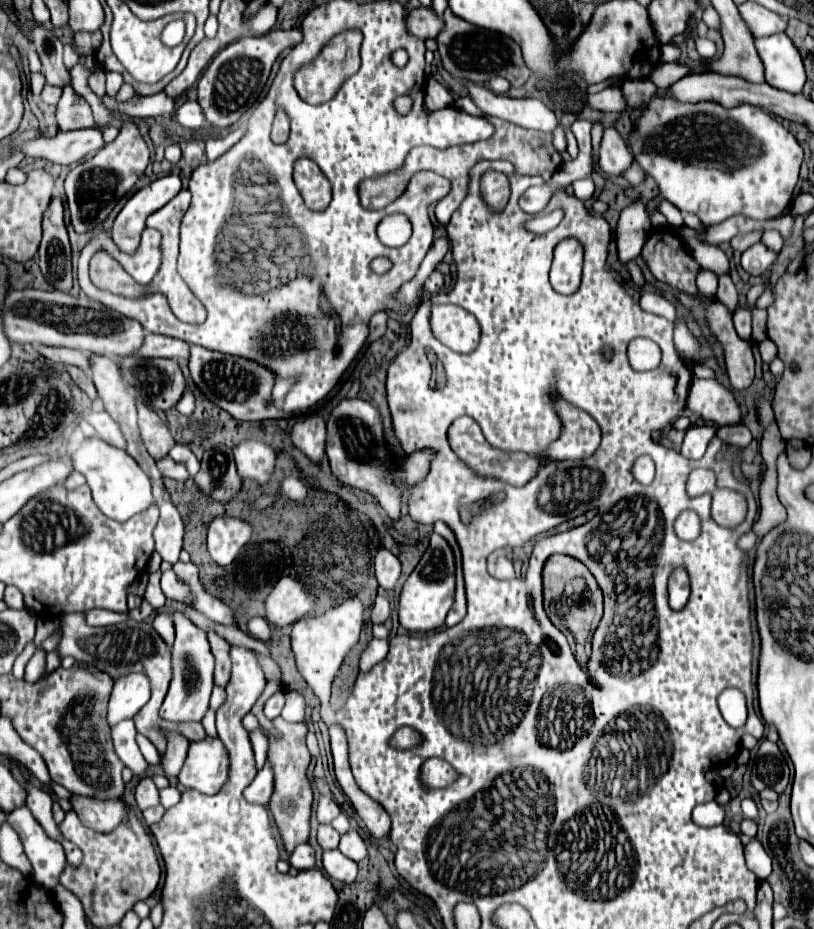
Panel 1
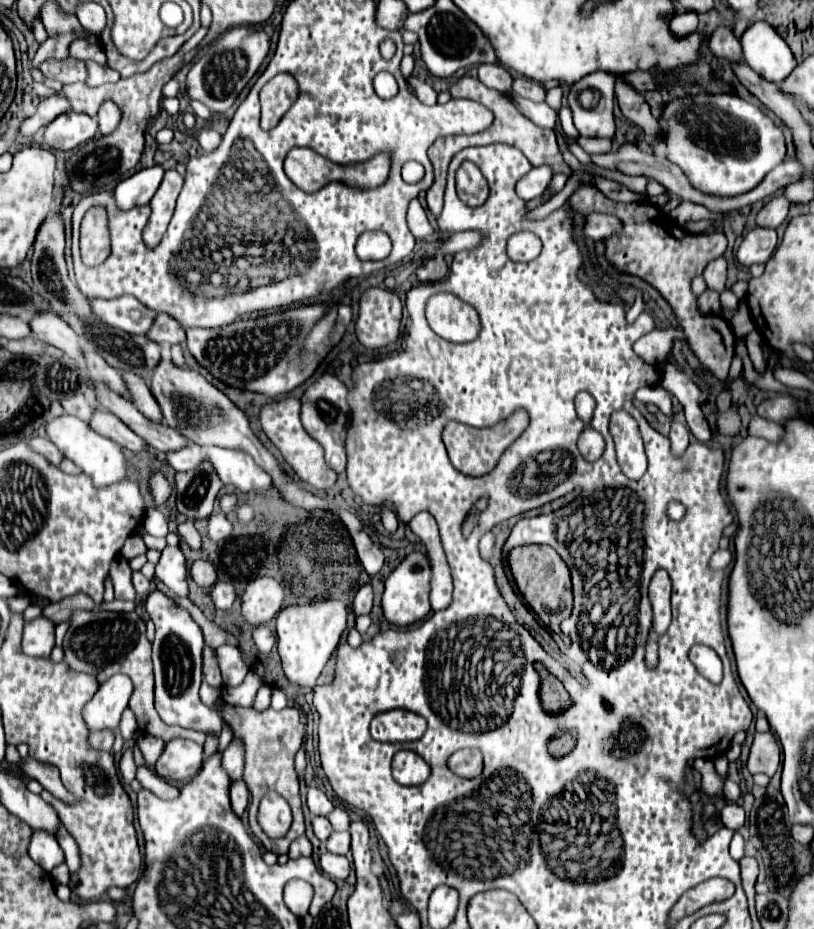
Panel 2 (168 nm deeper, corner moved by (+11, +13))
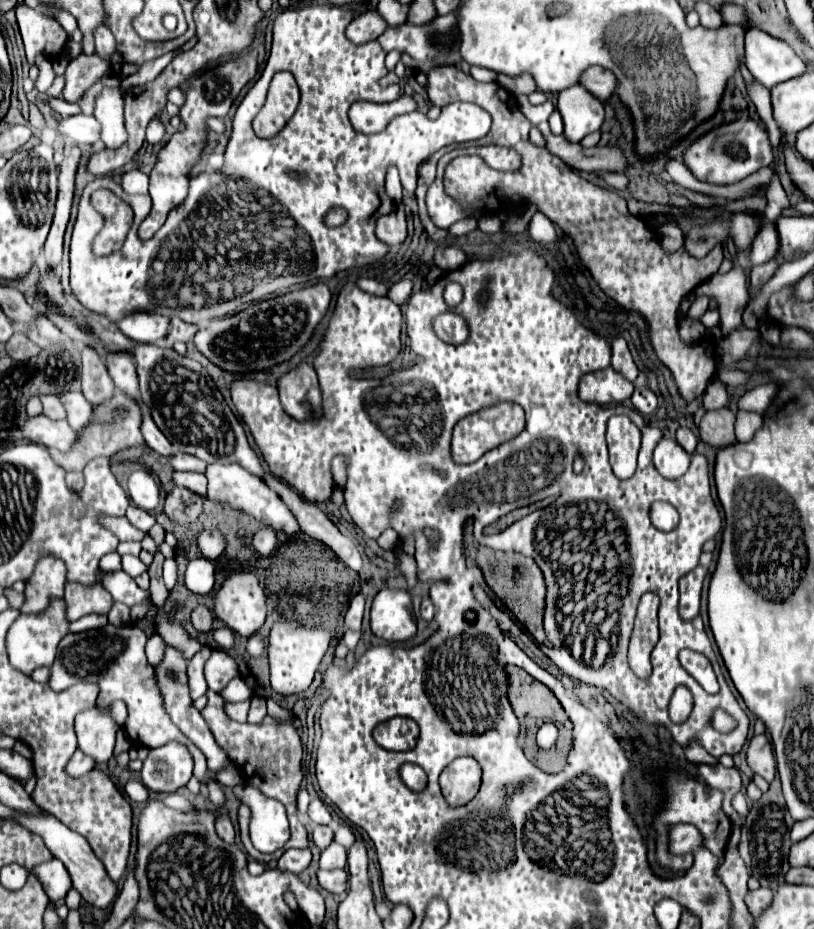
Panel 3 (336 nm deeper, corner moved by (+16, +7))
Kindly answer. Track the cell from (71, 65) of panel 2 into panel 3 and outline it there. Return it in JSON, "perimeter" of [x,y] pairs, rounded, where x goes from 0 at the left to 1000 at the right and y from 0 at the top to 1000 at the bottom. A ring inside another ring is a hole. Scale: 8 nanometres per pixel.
{"perimeter":[[[98,58],[96,62],[86,65],[84,73],[81,73],[81,93],[76,99],[76,105],[81,110],[96,110],[101,105],[101,101],[118,88],[123,86],[130,78],[135,75],[135,69],[130,65],[125,65],[118,58]]]}

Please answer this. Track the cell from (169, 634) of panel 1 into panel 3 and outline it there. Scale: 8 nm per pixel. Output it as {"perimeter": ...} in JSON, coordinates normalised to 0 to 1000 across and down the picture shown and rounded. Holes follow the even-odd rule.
{"perimeter":[[[187,682],[187,685],[182,687],[182,691],[179,691],[179,706],[182,706],[182,713],[184,713],[187,717],[192,717],[199,704],[201,704],[201,689],[199,689],[194,682]]]}

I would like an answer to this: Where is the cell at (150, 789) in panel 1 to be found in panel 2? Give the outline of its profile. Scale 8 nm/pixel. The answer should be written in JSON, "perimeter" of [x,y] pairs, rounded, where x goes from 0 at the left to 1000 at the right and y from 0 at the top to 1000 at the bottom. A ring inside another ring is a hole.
{"perimeter":[[[156,805],[156,807],[151,809],[151,814],[149,814],[149,820],[146,820],[146,831],[149,831],[149,835],[151,835],[151,840],[154,840],[156,844],[166,837],[166,829],[168,829],[168,825],[166,825],[166,820],[163,820],[163,809]]]}

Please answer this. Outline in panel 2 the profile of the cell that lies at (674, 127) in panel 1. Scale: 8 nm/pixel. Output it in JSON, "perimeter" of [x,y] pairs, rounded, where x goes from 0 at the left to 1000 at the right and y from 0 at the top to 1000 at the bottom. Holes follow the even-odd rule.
{"perimeter":[[[859,101],[849,103],[846,108],[854,108],[859,114],[854,116],[839,116],[837,114],[822,114],[819,116],[819,170],[832,177],[849,194],[854,202],[869,209],[878,211],[905,211],[913,207],[920,207],[928,202],[945,183],[950,183],[955,177],[964,170],[964,149],[959,138],[937,123],[930,114],[918,112],[903,101]]]}

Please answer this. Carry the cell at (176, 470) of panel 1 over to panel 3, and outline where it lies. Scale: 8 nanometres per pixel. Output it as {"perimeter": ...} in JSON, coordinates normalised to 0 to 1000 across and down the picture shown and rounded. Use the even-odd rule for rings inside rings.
{"perimeter":[[[81,422],[74,426],[76,435],[81,437],[81,443],[84,443],[84,456],[98,465],[103,463],[113,450],[115,450],[115,439],[113,435],[101,426],[101,422]]]}

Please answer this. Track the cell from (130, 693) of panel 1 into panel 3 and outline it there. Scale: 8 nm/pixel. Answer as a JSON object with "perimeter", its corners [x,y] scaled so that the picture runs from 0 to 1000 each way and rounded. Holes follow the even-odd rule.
{"perimeter":[[[135,760],[111,762],[93,771],[93,792],[96,805],[113,814],[118,822],[133,820],[140,809],[143,799],[143,777],[135,771]]]}

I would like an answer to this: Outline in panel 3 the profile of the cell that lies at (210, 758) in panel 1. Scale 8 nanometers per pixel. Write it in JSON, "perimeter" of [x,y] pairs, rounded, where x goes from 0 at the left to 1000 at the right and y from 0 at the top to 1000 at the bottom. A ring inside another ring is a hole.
{"perimeter":[[[206,799],[182,809],[172,835],[182,850],[194,855],[211,855],[231,844],[236,825],[238,818],[231,805],[219,799]]]}

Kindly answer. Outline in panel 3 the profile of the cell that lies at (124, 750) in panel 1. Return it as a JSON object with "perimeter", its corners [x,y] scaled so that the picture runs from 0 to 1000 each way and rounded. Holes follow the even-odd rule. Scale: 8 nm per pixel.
{"perimeter":[[[93,807],[91,814],[86,816],[81,831],[86,831],[86,835],[103,835],[106,831],[111,831],[118,825],[113,814],[106,814],[101,807]]]}

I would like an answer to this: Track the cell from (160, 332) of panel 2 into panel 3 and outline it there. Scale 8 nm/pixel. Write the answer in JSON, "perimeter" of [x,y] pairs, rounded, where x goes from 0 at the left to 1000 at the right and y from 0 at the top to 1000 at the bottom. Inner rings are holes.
{"perimeter":[[[209,342],[206,362],[201,364],[201,372],[211,372],[214,368],[231,368],[241,360],[241,351],[224,347],[221,342]]]}

